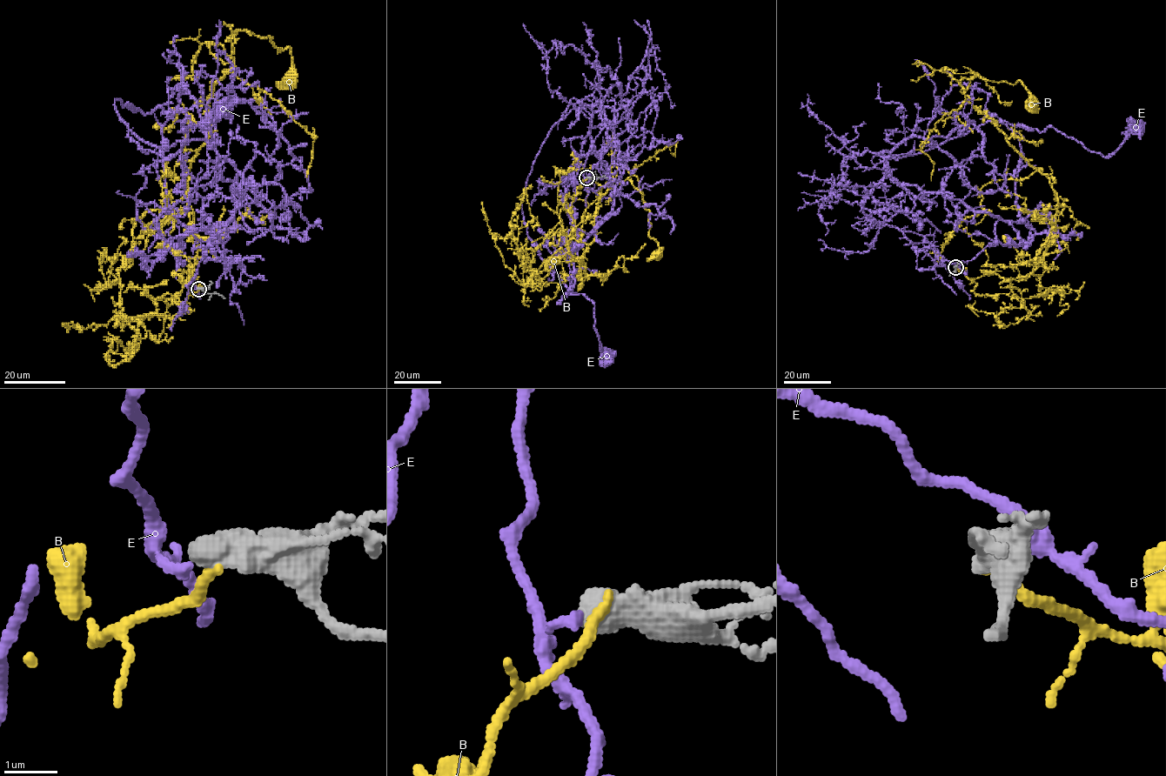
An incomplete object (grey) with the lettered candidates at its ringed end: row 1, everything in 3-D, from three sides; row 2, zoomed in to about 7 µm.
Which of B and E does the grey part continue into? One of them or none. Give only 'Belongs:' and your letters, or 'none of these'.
Belongs: B

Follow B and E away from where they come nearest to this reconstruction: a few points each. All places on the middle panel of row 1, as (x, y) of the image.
B: (586, 177), (559, 215), (568, 250), (585, 264), (579, 279), (613, 163), (637, 177), (659, 254)
E: (586, 177), (600, 103), (616, 85), (617, 109), (572, 98), (521, 202), (539, 256), (594, 305), (606, 357)

